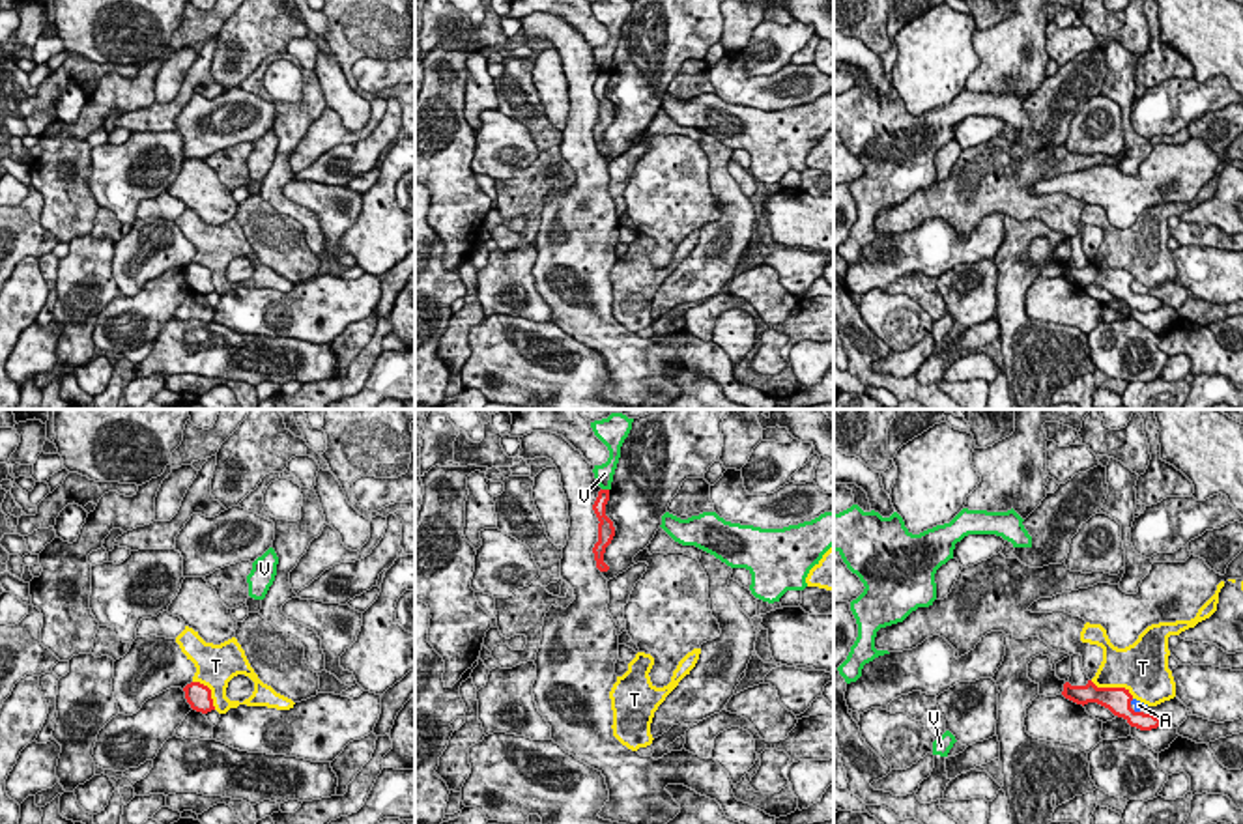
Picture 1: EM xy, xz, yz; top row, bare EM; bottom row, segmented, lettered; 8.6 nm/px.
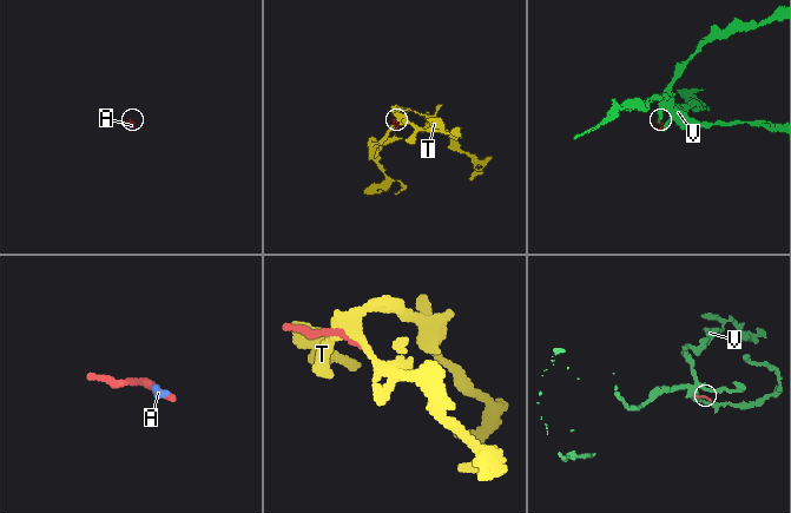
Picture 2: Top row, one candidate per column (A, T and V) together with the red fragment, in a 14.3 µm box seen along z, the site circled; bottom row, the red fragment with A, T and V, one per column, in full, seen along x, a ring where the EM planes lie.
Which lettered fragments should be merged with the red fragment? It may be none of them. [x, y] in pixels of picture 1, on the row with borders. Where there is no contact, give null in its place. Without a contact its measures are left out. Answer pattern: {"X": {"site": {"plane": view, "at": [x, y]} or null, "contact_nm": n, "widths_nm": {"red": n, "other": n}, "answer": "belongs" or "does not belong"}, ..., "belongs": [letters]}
{"A": {"site": {"plane": "yz", "at": [1137, 712]}, "contact_nm": 70, "widths_nm": {"red": 220, "other": 70}, "answer": "does not belong"}, "T": {"site": {"plane": "yz", "at": [1113, 688]}, "contact_nm": 420, "widths_nm": {"red": 220, "other": 380}, "answer": "does not belong"}, "V": {"site": {"plane": "xz", "at": [606, 490]}, "contact_nm": 70, "widths_nm": {"red": 120, "other": 160}, "answer": "does not belong"}, "belongs": []}

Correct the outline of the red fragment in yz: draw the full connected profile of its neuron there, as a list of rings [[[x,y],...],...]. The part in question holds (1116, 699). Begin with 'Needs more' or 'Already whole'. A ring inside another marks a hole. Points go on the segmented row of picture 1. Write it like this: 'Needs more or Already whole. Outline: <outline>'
Already whole. Outline: [[[1092,680],[1086,686],[1071,686],[1065,682],[1062,695],[1082,706],[1097,703],[1140,731],[1151,731],[1163,725],[1153,714],[1135,712],[1131,708],[1133,695],[1125,688],[1097,688]]]

